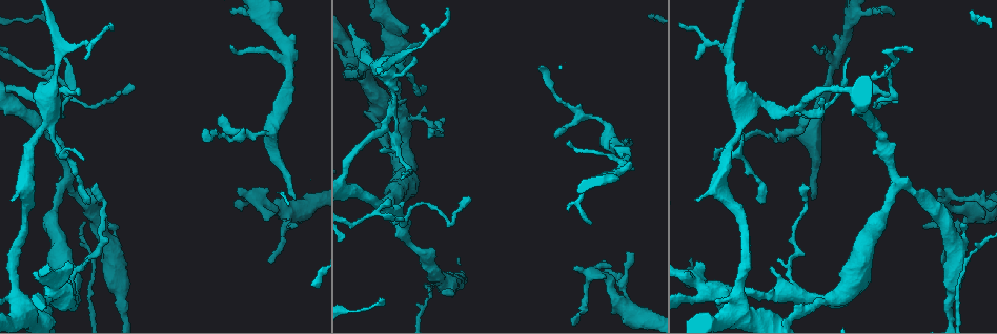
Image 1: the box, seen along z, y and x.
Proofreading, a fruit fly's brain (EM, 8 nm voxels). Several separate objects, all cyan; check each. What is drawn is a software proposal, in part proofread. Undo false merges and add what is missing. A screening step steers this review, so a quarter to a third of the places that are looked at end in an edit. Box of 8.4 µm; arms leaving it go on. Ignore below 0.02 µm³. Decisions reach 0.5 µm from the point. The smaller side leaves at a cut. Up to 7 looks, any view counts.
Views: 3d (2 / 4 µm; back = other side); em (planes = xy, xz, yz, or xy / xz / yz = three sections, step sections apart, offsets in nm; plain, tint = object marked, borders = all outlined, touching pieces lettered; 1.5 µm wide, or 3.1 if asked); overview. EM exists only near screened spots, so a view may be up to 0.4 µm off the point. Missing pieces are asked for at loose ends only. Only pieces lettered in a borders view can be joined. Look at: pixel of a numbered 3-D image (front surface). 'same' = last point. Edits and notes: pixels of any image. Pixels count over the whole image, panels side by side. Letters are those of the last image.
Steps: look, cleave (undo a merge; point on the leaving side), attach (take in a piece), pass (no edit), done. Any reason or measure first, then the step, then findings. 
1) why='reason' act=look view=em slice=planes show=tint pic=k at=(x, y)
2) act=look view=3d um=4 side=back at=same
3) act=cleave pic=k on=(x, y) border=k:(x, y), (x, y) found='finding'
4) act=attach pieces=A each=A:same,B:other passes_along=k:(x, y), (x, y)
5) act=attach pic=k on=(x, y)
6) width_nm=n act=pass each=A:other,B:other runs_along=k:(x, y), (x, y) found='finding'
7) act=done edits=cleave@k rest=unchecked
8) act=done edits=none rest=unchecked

why='tapers out' act=look view=em slice=yz step=8 show=tint pic=1 at=(388, 205)

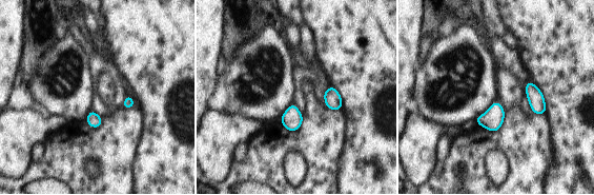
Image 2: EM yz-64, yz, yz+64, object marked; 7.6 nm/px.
why='cut it another way' act=look view=em slice=planes show=borders at=same

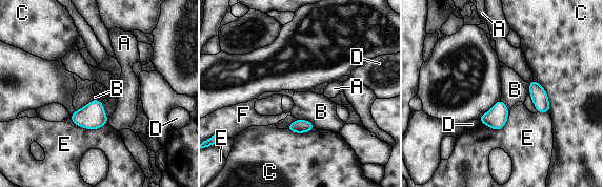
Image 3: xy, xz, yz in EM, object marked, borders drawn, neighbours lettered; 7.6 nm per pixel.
longest_contact=E:300nm act=pass each=A:other,B:other,C:other,D:other,E:other,F:other border=3:(68, 118), (89, 129), (107, 123) found='none of them fits'

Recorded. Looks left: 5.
why='sharp bend' act=look view=3d um=2 pic=1 at=(450, 222)

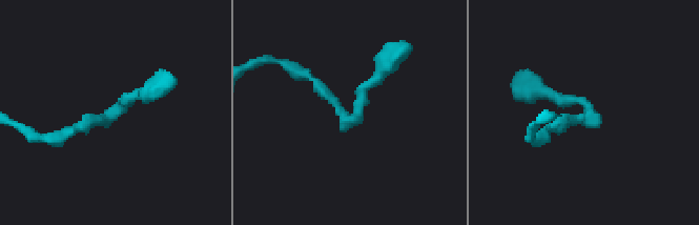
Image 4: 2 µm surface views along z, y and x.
why='shape alone is not enough' act=look view=em slice=xy step=4 show=borders pic=4 at=(582, 114)

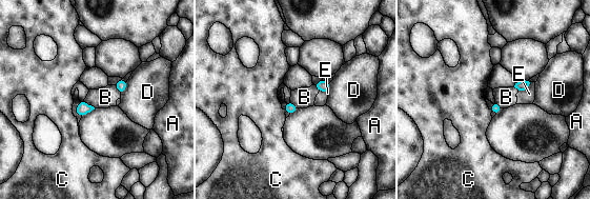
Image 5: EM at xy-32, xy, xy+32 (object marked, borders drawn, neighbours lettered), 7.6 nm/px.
act=pass each=A:other,B:other,C:other,D:other,E:other border=5:(83, 100), (95, 107) found='one neuron here'

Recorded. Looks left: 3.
why='an open end' act=look view=em slice=xz step=4 show=borders pic=1 at=(85, 57)

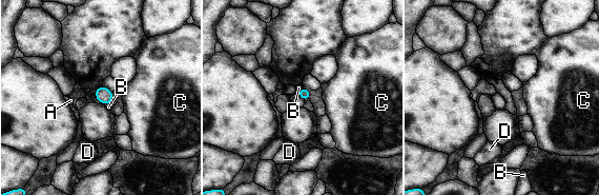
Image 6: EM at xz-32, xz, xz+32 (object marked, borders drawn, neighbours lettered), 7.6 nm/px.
why='cut it another way' act=look view=em slice=planes show=borders at=same

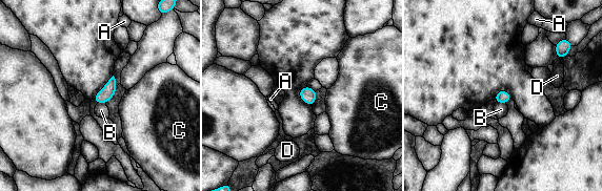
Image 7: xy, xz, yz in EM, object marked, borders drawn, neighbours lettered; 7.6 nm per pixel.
longest_contact=B:80nm act=pass each=A:other,B:other,C:other,D:other border=7:(496, 102), (505, 104) found='none of them fits'

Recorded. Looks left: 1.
act=done edits=none rest=unchecked

